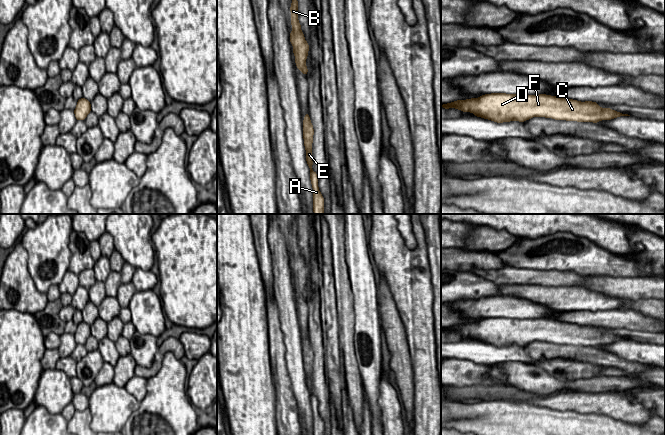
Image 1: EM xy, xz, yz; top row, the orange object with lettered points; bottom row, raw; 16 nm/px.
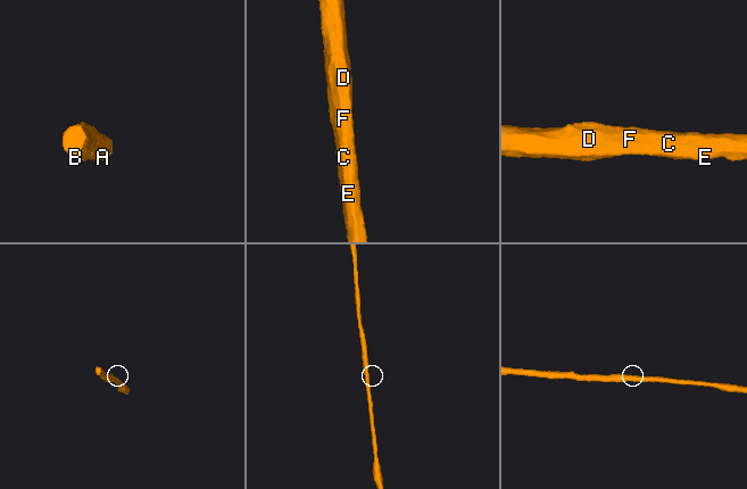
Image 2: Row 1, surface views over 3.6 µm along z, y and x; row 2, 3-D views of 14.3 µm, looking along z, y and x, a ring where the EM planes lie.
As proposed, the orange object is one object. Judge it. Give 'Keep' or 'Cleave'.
Keep

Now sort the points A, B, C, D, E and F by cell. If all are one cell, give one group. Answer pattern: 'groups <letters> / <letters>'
groups A B C D E F

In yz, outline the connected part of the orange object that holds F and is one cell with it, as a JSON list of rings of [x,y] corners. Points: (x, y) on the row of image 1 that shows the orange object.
[[[491,93],[482,95],[479,98],[441,104],[441,106],[446,110],[455,108],[463,112],[471,112],[476,117],[497,123],[524,122],[536,116],[555,120],[598,123],[601,120],[630,116],[610,108],[601,108],[597,102],[580,102],[547,94]]]

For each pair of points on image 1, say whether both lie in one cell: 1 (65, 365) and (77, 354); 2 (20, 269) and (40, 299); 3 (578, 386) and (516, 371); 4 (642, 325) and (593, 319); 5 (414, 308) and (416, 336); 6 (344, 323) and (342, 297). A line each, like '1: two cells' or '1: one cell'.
1: two cells
2: one cell
3: one cell
4: one cell
5: one cell
6: one cell

